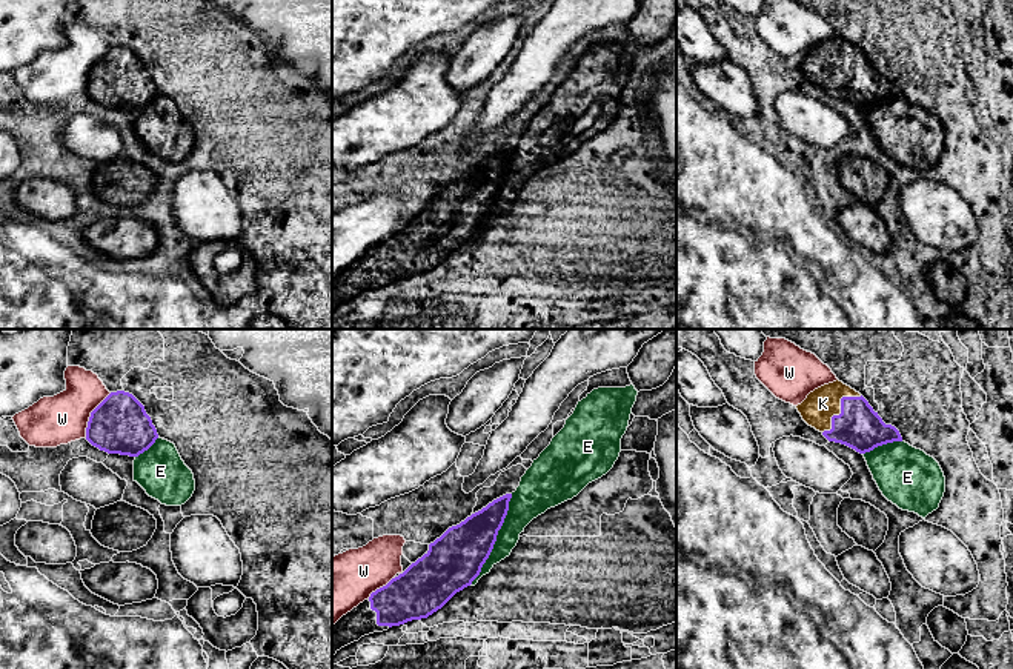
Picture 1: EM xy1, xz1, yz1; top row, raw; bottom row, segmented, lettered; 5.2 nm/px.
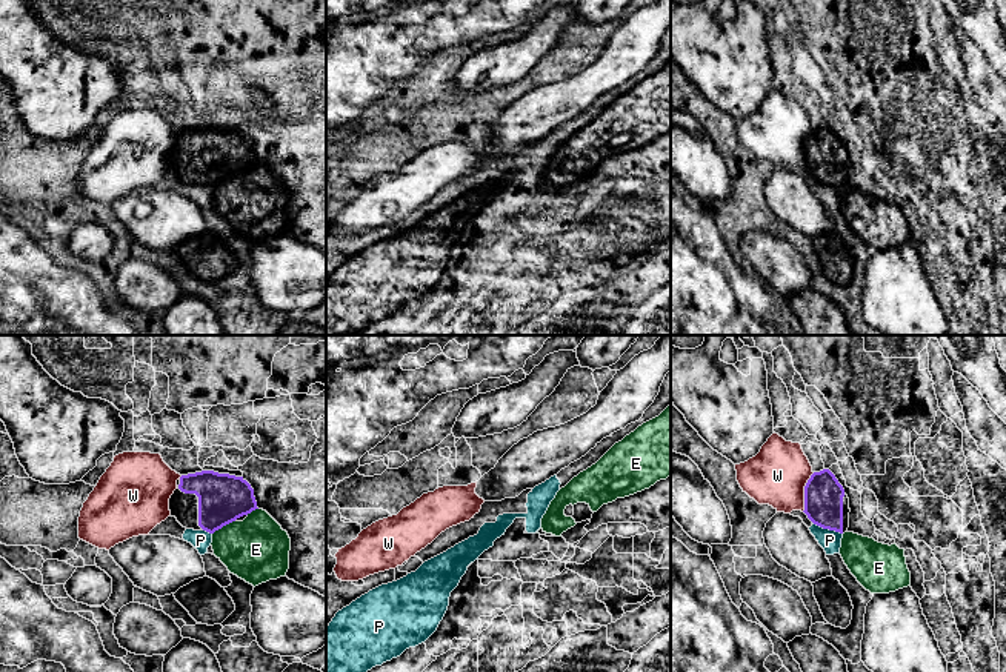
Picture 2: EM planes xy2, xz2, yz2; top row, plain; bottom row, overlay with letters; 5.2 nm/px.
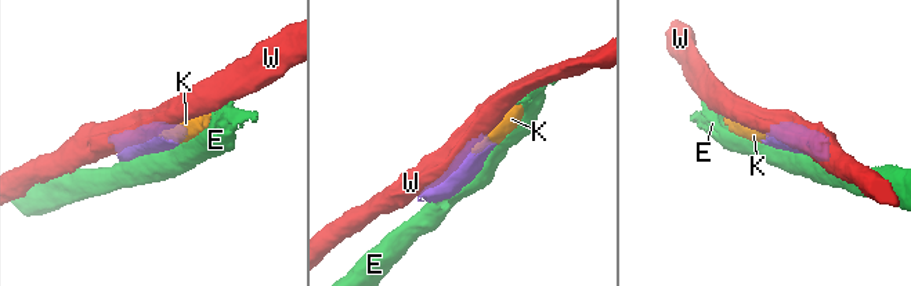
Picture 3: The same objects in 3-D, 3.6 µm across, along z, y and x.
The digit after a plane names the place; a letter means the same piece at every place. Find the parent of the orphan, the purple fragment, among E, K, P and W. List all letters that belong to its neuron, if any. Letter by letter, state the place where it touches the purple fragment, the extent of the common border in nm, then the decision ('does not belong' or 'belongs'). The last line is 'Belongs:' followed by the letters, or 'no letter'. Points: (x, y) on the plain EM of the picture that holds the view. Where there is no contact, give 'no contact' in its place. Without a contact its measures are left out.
E: contact xz1 (495, 196); length 550 nm; does not belong
K: contact yz1 (841, 65); length 280 nm; belongs
P: contact yz2 (828, 183); length 170 nm; belongs
W: contact xy1 (91, 71); length 280 nm; does not belong
Belongs: K, P

